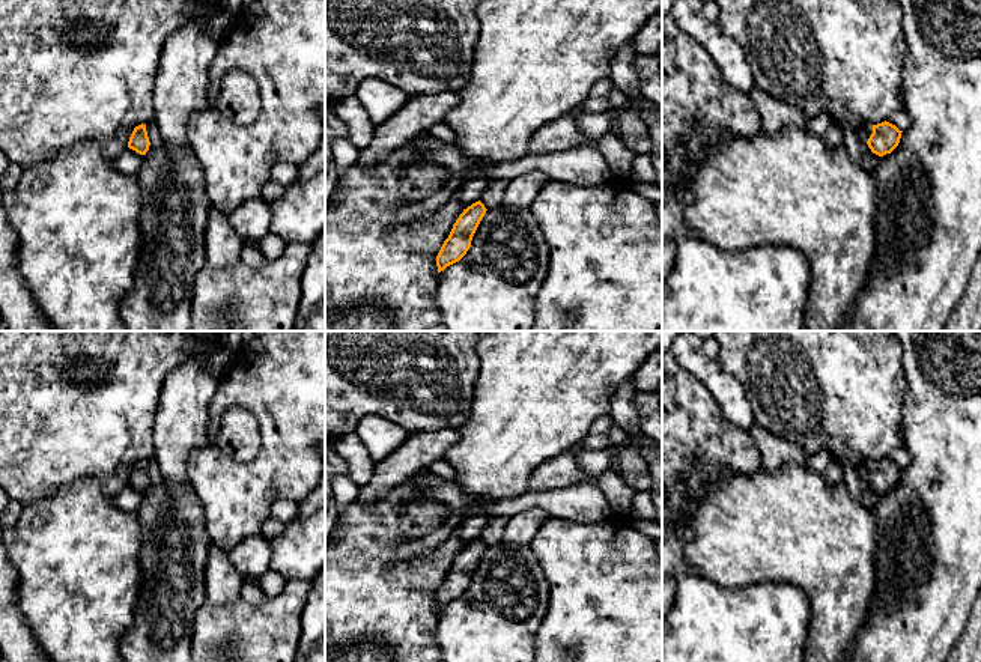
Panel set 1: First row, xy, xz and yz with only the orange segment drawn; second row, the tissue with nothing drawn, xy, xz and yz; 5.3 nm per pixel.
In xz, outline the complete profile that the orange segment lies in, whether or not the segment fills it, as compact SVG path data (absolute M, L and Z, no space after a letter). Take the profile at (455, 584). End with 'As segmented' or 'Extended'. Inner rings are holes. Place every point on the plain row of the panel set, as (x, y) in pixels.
M480 537L463 546L436 593L438 609L459 599L466 591L486 548Z. As segmented

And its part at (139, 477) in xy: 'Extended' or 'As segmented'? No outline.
As segmented

